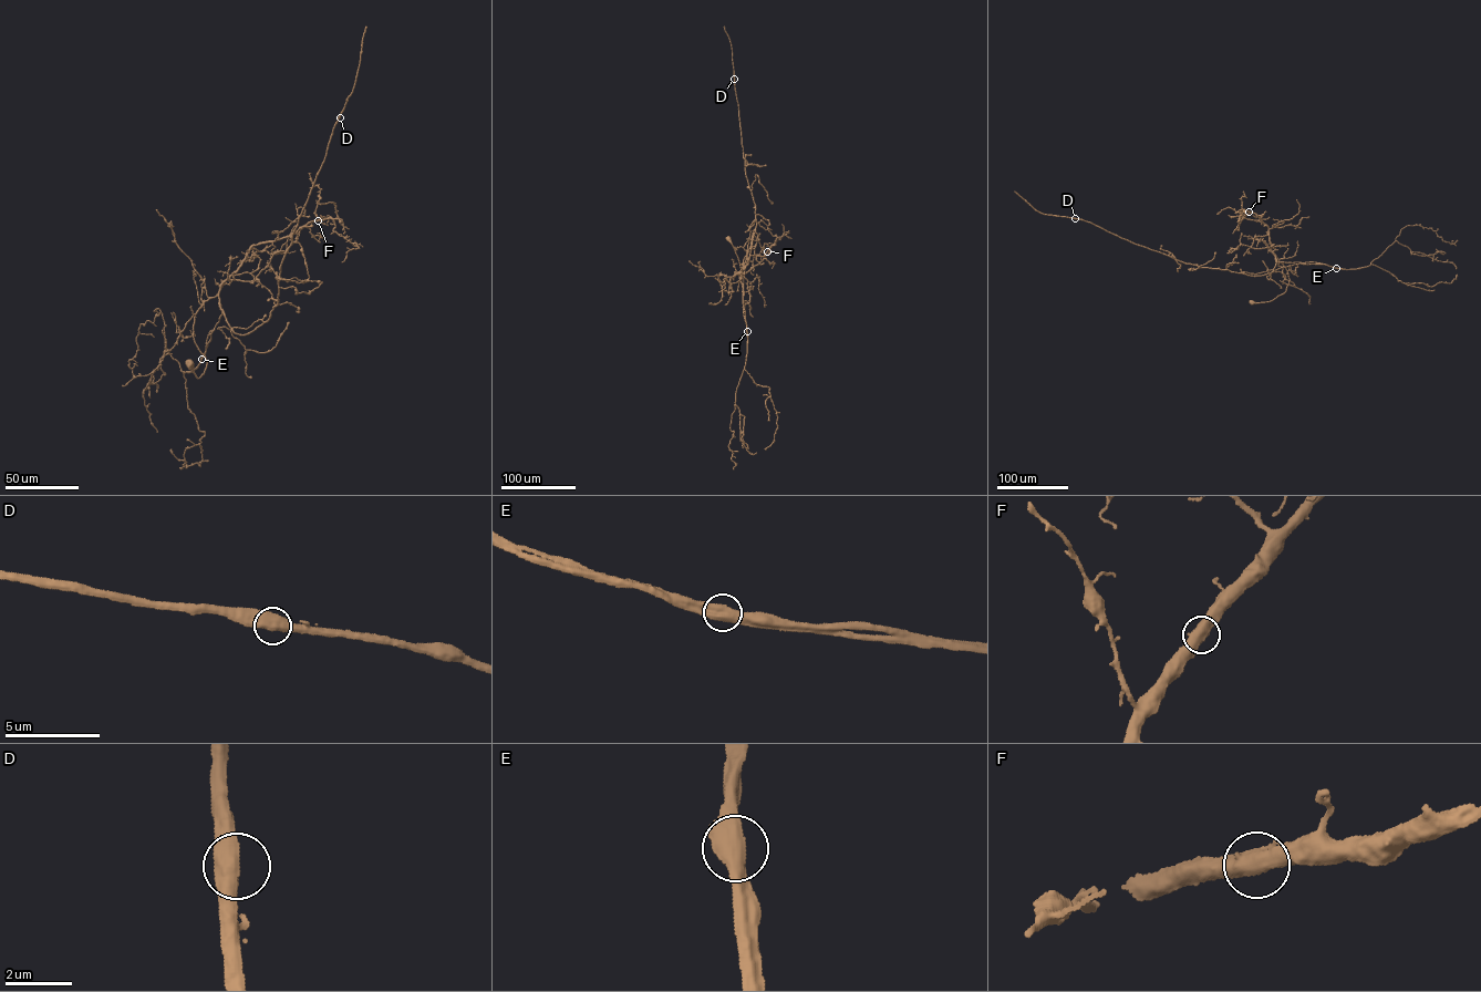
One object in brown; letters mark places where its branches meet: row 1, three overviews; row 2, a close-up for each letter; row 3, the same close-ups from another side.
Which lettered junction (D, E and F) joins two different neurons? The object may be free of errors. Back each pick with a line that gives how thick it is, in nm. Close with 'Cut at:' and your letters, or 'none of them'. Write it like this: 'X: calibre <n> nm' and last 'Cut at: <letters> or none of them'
E: calibre 600 nm
Cut at: E

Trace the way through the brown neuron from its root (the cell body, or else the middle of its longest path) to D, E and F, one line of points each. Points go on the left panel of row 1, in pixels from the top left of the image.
D: (189, 364), (203, 374), (193, 327), (205, 301), (218, 295), (231, 328), (271, 316), (340, 117)
E: (189, 364), (196, 378), (203, 374), (207, 362), (194, 341), (194, 319), (217, 295), (223, 313), (202, 359)
F: (189, 364), (197, 378), (207, 362), (194, 338), (195, 313), (218, 293), (246, 251), (318, 220)

